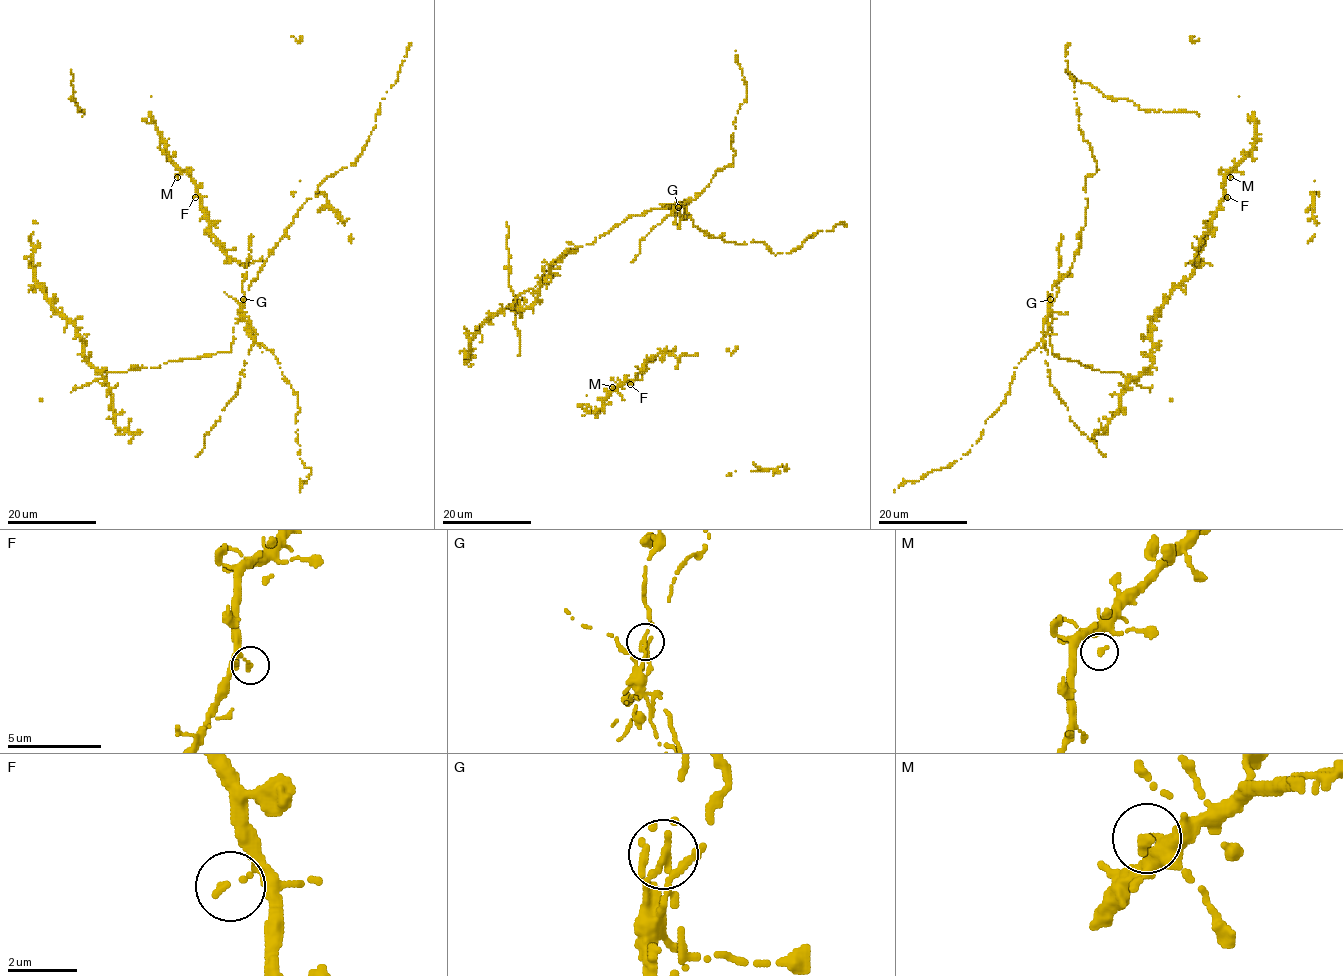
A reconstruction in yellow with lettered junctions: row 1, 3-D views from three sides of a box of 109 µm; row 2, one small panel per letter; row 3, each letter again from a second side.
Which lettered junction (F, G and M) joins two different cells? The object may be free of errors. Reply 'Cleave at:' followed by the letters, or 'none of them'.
Cleave at: G

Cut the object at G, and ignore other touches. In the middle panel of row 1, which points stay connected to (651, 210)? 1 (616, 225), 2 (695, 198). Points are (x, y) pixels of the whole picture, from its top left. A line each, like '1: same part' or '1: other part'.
1: same part
2: other part

